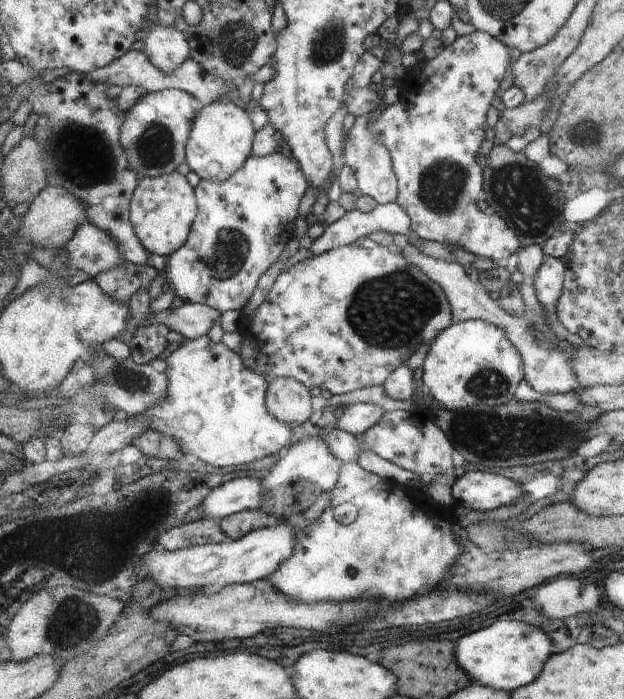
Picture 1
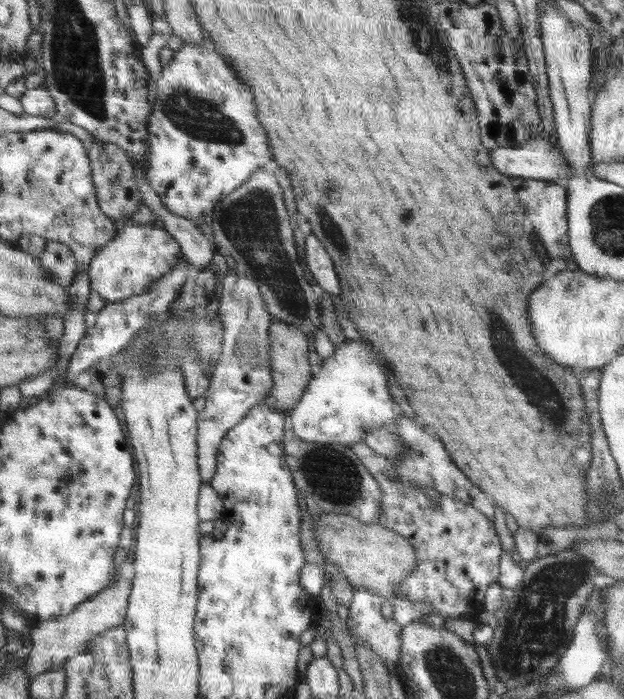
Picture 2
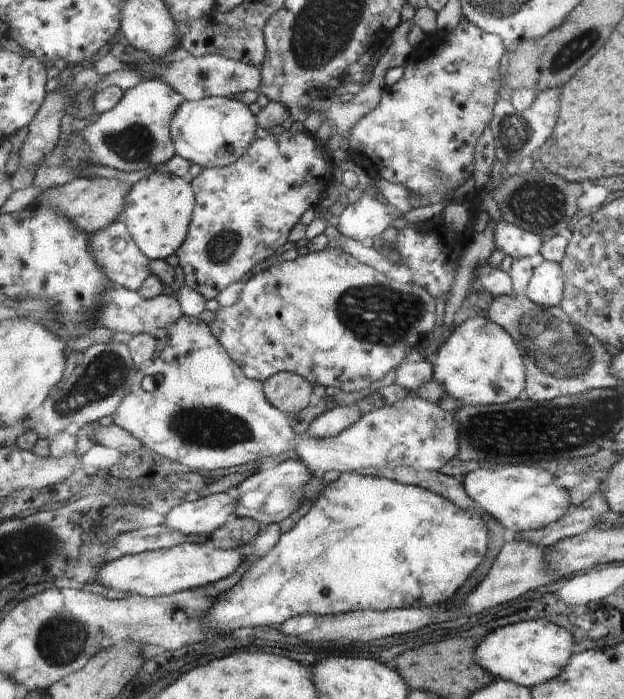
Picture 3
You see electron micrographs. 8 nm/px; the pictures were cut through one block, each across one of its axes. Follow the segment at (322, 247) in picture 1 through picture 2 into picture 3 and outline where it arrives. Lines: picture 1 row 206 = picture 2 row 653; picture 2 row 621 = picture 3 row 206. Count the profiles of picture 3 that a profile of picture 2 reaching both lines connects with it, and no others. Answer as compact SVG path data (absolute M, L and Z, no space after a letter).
M373 180L369 183L368 187L363 187L360 200L348 204L338 217L336 228L346 238L362 241L380 236L384 230L394 226L396 208L378 201L378 188Z

